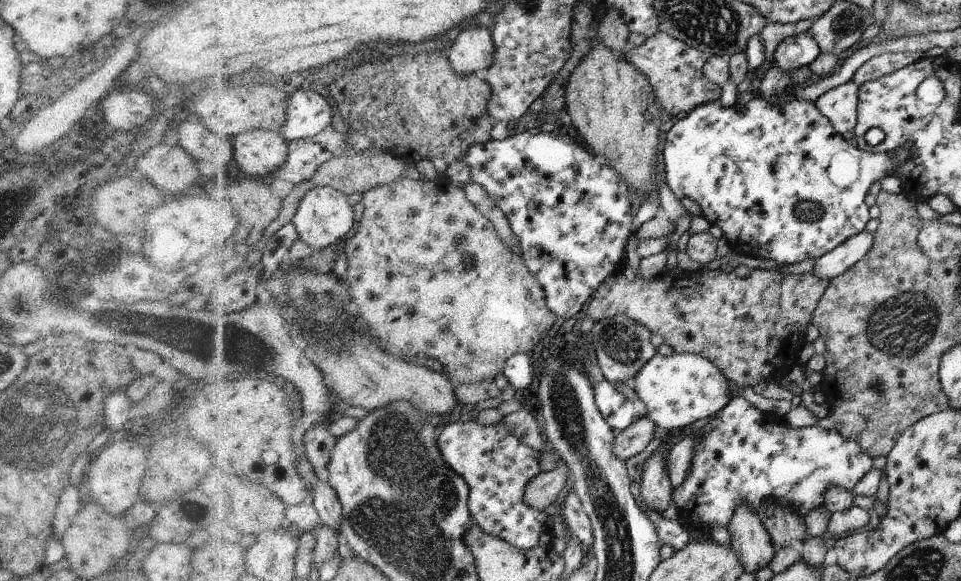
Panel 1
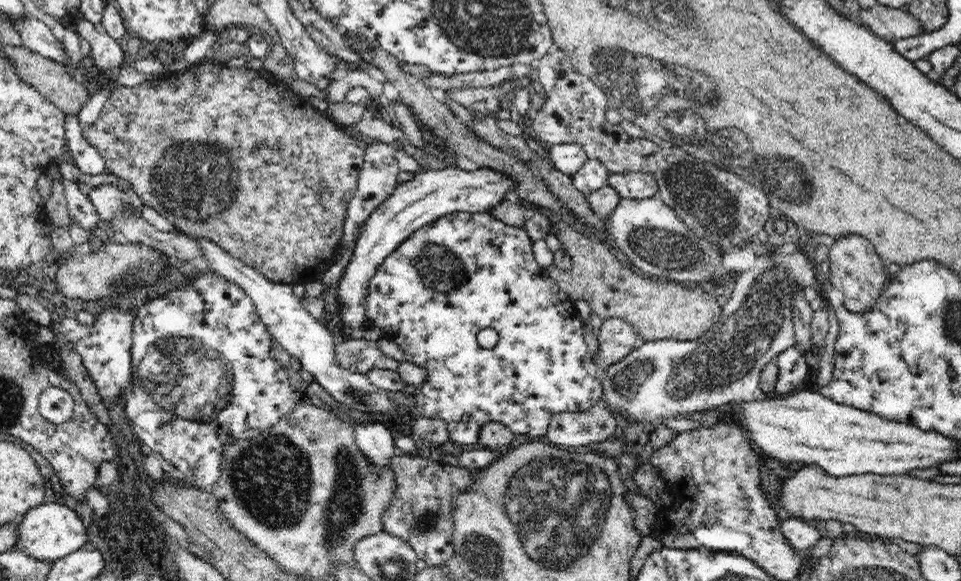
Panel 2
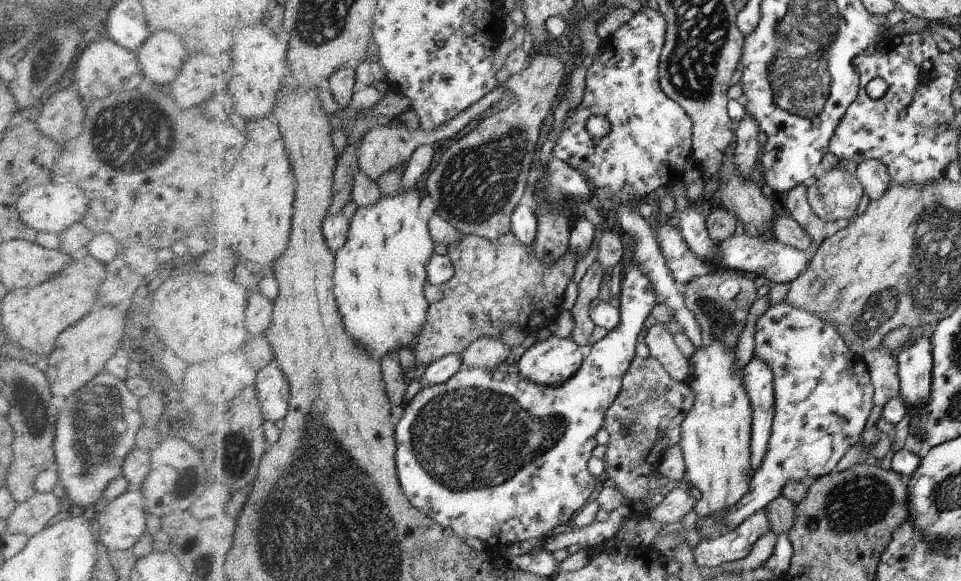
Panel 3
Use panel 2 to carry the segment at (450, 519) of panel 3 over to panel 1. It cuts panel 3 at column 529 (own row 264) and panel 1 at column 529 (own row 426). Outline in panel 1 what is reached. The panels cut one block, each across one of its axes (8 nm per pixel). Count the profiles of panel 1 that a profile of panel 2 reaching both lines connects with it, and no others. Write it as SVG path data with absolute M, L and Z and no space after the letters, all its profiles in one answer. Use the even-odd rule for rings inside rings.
M453 420L446 426L439 436L439 445L444 453L445 459L453 466L458 474L469 483L469 499L467 505L471 514L471 520L479 524L488 534L507 540L512 546L529 549L540 545L540 534L550 534L549 530L544 530L542 524L547 520L544 511L530 508L524 501L524 487L532 478L540 472L540 452L522 444L518 438L506 430L504 423L485 427L478 422L462 422Z

